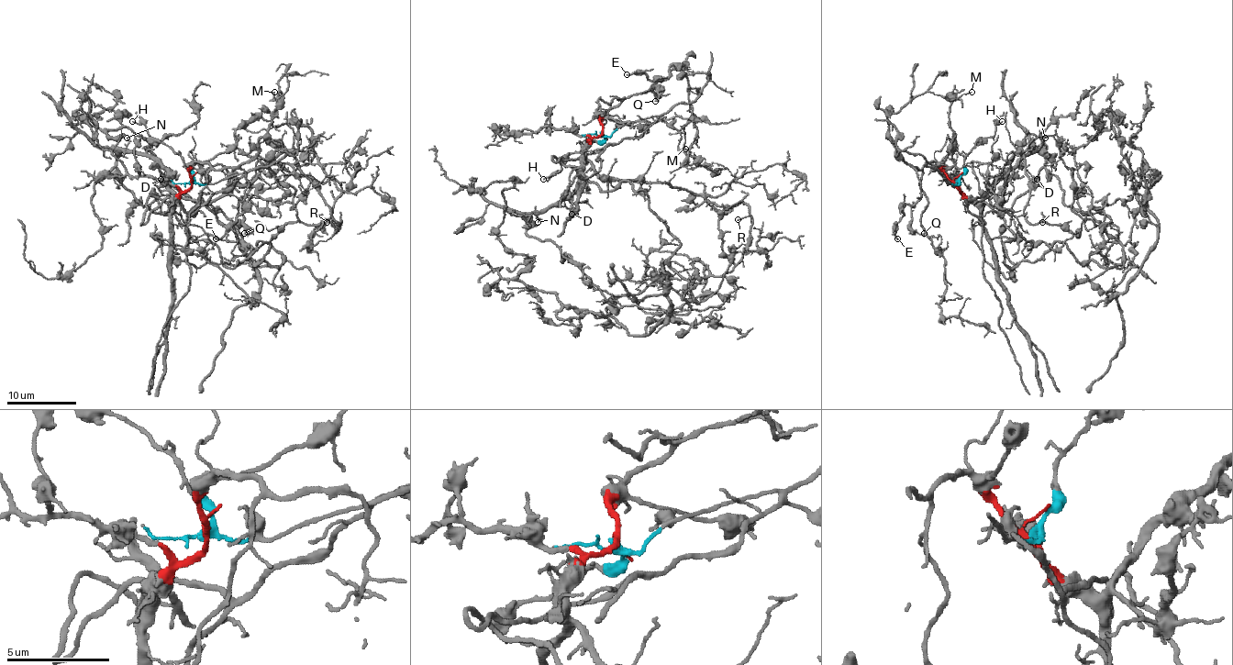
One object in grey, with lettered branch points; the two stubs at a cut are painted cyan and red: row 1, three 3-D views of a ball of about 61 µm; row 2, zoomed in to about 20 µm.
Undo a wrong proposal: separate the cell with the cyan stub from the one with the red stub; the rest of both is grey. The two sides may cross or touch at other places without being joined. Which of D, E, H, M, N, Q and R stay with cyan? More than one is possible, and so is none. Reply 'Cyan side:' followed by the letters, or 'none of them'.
Cyan side: H

